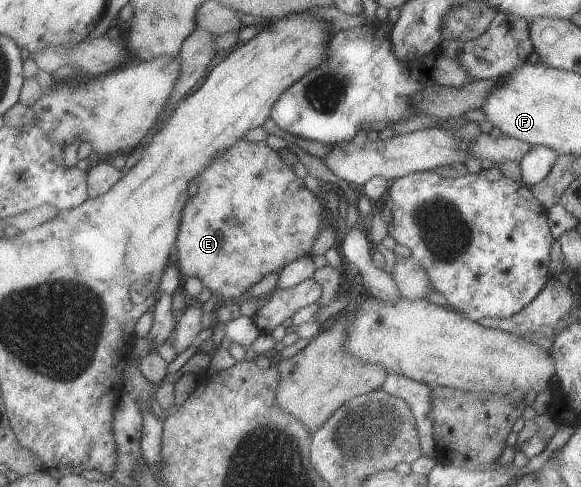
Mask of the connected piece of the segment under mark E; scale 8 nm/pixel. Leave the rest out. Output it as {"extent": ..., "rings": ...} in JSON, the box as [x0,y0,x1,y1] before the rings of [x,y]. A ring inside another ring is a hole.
{"extent":[177,140,323,302],"rings":[[[244,140],[234,142],[232,147],[229,147],[225,154],[217,155],[200,175],[197,175],[196,180],[197,191],[193,196],[189,196],[188,203],[185,203],[184,210],[181,211],[181,230],[180,235],[177,235],[177,265],[181,269],[183,279],[191,277],[197,278],[201,284],[215,297],[218,297],[220,302],[231,302],[241,298],[241,295],[254,284],[258,283],[265,275],[270,273],[280,273],[282,269],[299,257],[309,256],[309,249],[313,245],[313,241],[317,239],[317,235],[321,233],[321,217],[323,217],[323,207],[319,203],[319,199],[313,195],[313,192],[306,189],[302,179],[293,173],[290,165],[281,161],[281,157],[277,152],[272,151],[267,147],[265,142],[254,142]]]}

